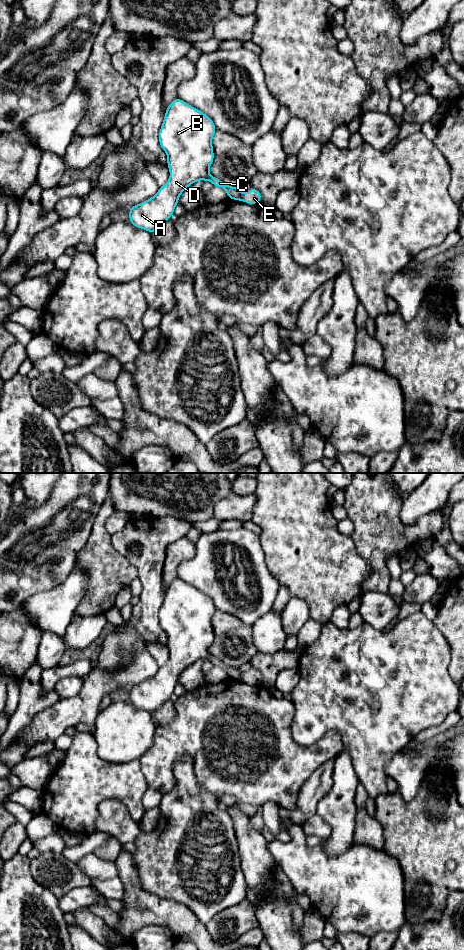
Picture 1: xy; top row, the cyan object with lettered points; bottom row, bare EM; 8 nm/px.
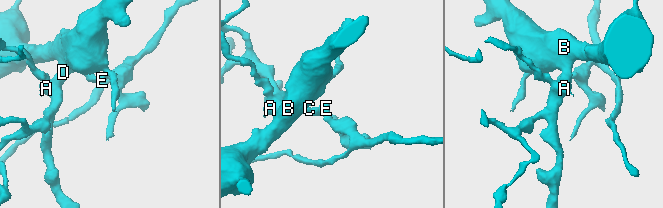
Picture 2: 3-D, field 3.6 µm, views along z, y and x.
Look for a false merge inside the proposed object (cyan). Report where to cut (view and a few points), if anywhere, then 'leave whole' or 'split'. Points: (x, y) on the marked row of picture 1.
xy (241, 194), (242, 200) | split

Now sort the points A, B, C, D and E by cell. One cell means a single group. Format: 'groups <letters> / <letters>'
groups A B C D / E

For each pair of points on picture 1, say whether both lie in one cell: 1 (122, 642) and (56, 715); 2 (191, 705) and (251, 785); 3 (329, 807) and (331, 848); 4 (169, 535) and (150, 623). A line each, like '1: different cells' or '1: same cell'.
1: different cells
2: same cell
3: same cell
4: same cell

